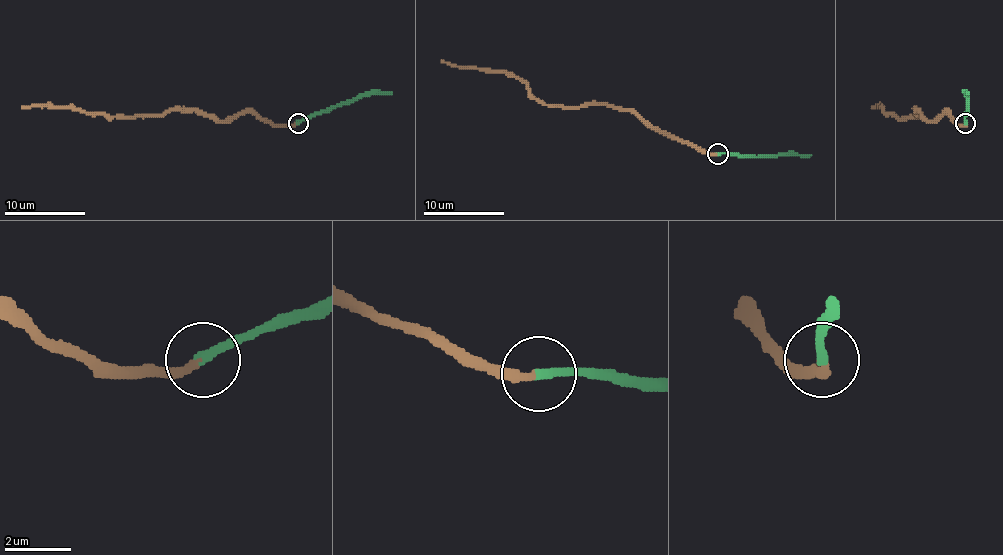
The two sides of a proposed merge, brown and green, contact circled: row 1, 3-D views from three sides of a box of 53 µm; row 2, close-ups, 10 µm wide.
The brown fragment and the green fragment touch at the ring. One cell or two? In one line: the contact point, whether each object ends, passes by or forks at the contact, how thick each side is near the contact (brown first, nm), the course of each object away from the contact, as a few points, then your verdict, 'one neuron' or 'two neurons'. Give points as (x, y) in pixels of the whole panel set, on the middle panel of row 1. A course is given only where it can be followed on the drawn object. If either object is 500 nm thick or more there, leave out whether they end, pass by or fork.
(717, 153) | brown ends | green ends | 240/300 nm | brown via (718, 153), (702, 153), (659, 133), (629, 111), (542, 104), (514, 76), (459, 68), (441, 60) | green via (718, 153), (769, 157), (811, 155) | one neuron

